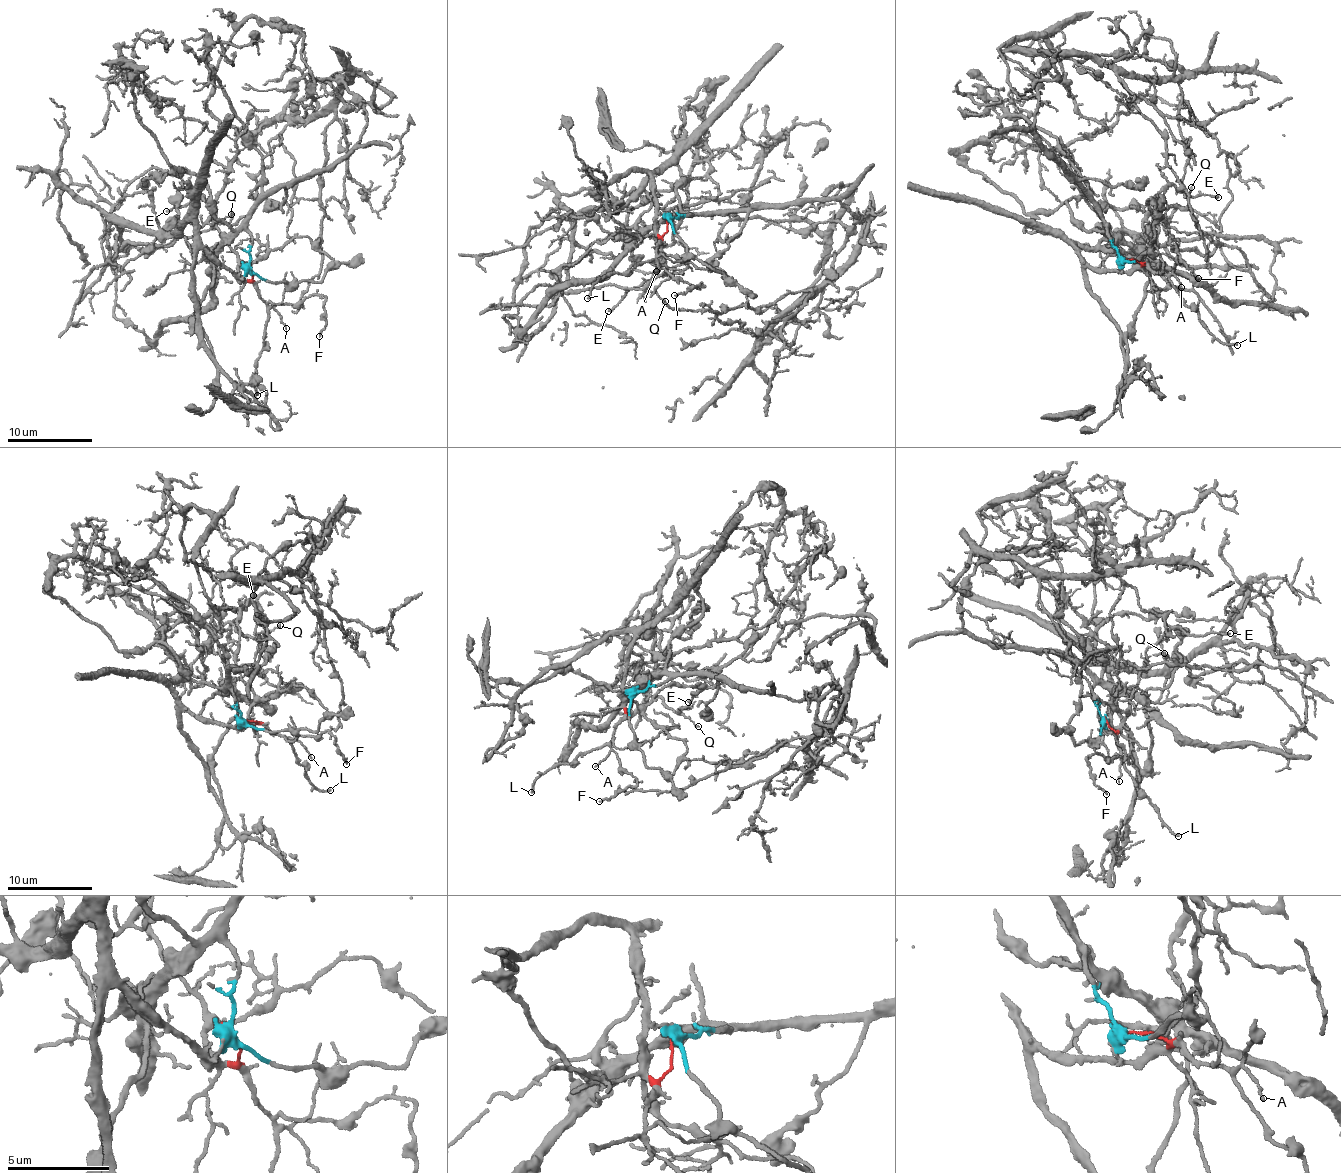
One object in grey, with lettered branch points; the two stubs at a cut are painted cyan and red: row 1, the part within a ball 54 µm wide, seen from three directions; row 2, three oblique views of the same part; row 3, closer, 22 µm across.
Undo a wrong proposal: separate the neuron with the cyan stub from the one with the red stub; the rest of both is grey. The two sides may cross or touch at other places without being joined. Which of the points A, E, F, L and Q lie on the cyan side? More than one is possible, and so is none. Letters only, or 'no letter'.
Q

